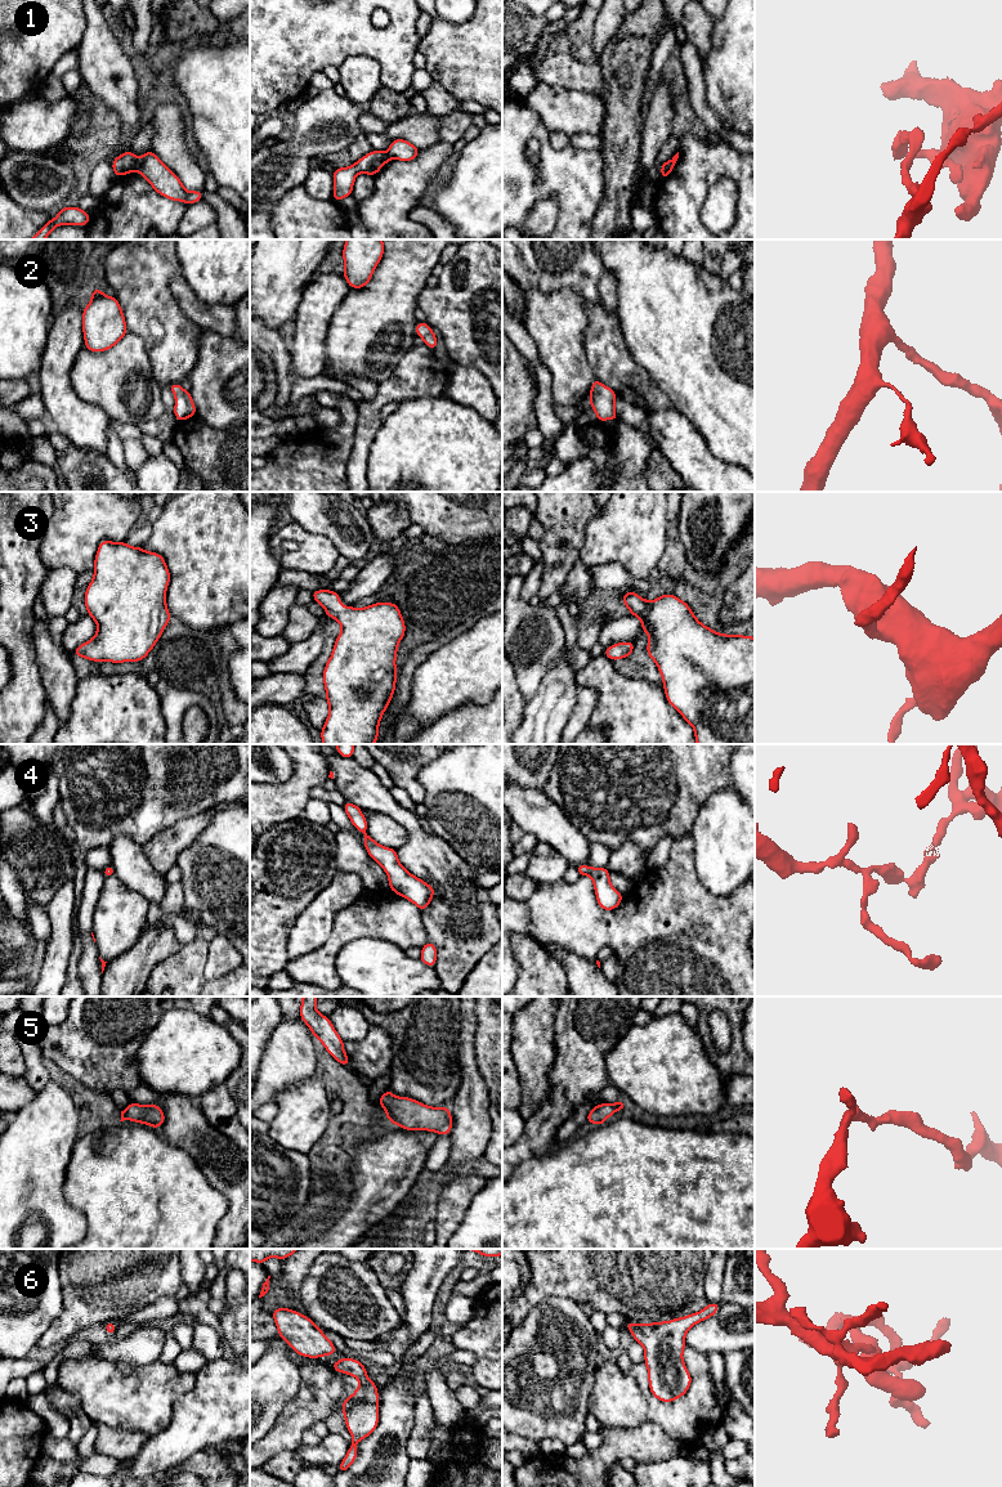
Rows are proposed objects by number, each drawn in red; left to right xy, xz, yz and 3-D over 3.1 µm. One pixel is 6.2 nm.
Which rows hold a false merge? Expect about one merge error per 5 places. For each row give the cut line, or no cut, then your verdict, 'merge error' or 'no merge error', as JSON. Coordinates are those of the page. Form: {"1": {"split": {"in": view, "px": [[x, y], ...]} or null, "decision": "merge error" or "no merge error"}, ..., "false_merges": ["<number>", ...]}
{"1": {"split": {"in": "xy", "px": [[138, 158], [134, 169]]}, "decision": "merge error"}, "2": {"split": null, "decision": "no merge error"}, "3": {"split": null, "decision": "no merge error"}, "4": {"split": null, "decision": "no merge error"}, "5": {"split": null, "decision": "no merge error"}, "6": {"split": null, "decision": "no merge error"}, "false_merges": ["1"]}

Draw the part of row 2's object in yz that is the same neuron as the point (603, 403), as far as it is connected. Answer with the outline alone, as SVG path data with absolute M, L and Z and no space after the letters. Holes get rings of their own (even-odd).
M598 379L594 380L590 390L590 406L592 407L598 421L618 421L614 409L616 398L617 395L610 388L603 385Z

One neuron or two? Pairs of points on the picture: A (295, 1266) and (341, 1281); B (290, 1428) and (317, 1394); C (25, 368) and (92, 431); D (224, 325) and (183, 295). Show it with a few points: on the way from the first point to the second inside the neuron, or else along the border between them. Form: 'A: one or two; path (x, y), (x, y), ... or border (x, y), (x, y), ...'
A: two; border (313, 1262), (302, 1282), (300, 1299)
B: one; path (294, 1420), (312, 1402)
C: two; border (45, 346), (41, 354), (41, 364), (35, 375)
D: one; path (214, 318), (202, 314), (193, 305)

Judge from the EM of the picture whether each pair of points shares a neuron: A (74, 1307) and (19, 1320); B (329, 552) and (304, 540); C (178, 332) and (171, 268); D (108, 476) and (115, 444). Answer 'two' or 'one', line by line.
A: two
B: one
C: one
D: two

